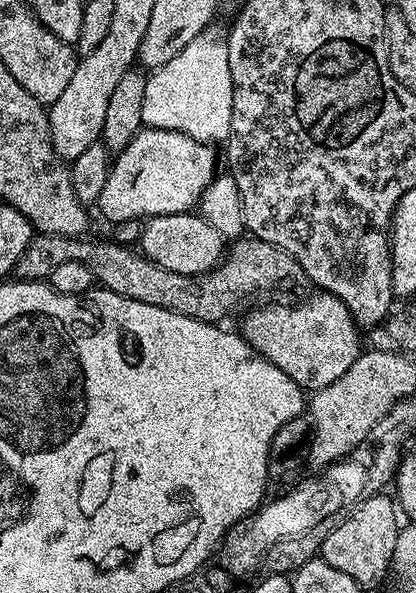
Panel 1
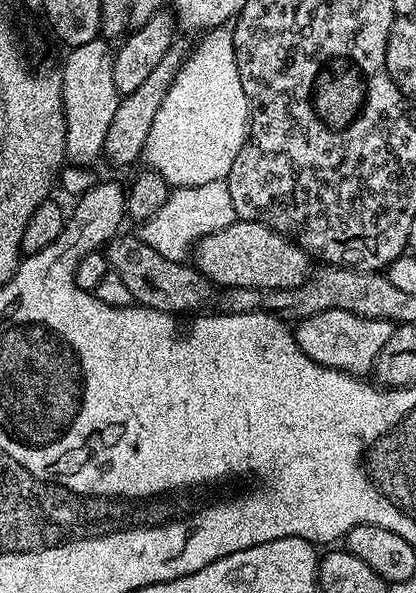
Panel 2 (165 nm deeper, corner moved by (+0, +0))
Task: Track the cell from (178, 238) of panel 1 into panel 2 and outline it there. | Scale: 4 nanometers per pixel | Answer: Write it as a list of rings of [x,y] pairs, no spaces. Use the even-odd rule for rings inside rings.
[[[237,218],[230,226],[199,240],[194,249],[194,267],[221,289],[255,288],[275,290],[297,288],[308,280],[310,257],[280,232],[258,220]]]

